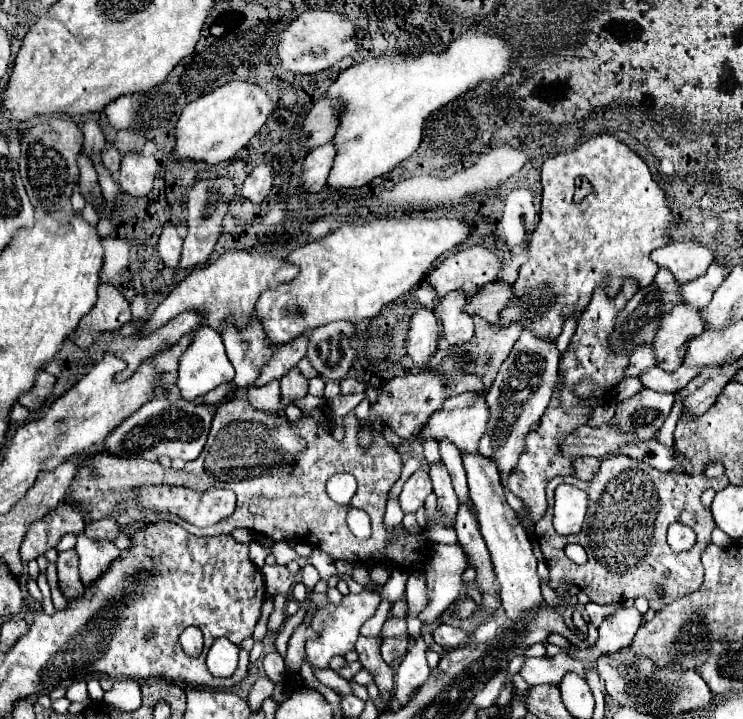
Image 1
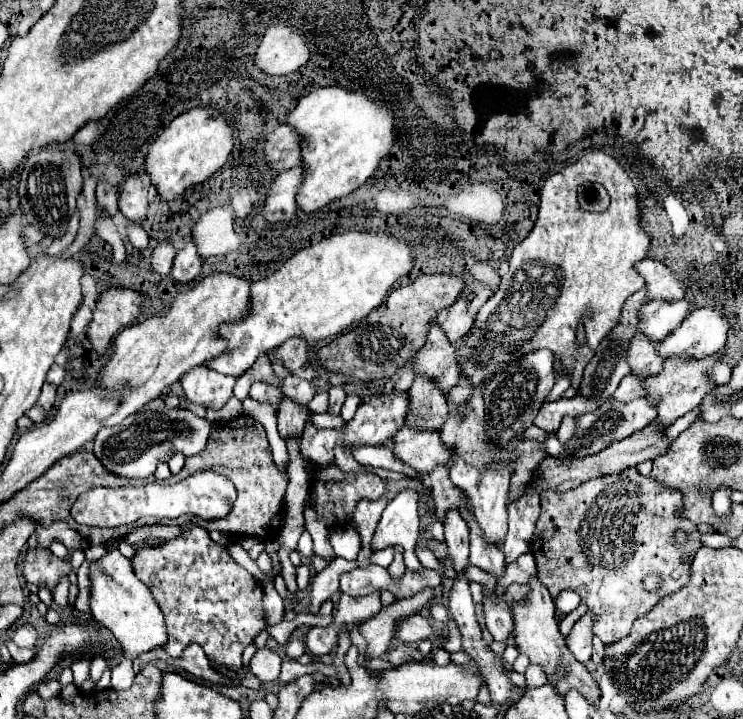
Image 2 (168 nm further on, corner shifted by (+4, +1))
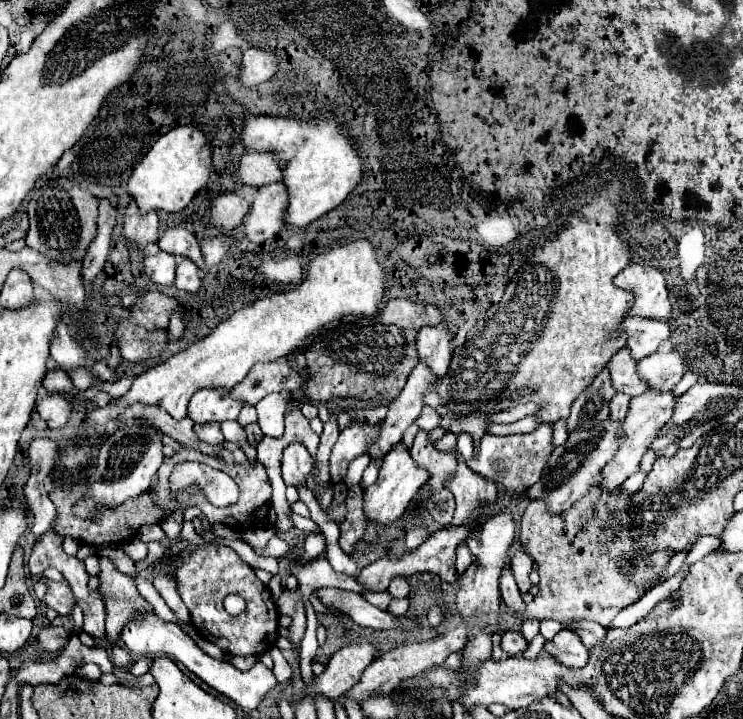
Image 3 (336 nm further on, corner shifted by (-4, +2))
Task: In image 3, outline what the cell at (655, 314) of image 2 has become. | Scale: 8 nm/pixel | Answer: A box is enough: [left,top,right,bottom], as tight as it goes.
[610,318,670,362]

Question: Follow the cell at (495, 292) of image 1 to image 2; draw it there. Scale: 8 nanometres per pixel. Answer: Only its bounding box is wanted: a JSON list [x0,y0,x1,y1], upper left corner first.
[436,297,476,341]

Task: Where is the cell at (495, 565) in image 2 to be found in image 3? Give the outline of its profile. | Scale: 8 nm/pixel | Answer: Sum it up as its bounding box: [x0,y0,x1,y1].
[500,566,524,616]

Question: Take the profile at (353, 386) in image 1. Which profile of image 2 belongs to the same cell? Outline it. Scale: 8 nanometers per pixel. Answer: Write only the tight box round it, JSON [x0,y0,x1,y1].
[330,385,346,415]

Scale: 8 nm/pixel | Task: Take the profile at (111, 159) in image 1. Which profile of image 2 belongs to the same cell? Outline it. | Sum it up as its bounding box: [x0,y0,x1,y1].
[96,179,118,215]

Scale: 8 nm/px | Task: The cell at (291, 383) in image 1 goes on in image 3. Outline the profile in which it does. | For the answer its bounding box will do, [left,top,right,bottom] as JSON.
[282,442,312,486]

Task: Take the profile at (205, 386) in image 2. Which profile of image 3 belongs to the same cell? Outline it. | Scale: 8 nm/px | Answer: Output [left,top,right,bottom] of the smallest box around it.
[188,390,240,424]

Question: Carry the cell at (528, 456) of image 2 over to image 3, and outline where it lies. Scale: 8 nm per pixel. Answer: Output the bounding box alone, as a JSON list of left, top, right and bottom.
[446,462,496,536]

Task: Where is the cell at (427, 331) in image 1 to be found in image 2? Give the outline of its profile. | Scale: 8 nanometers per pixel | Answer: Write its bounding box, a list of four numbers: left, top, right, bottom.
[408,373,448,429]

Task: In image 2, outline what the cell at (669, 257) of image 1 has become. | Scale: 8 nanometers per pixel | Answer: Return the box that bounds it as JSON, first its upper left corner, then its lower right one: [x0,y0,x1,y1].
[636,259,686,301]

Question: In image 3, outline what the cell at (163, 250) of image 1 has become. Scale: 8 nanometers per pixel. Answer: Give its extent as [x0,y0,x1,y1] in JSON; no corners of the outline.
[144,250,176,286]

